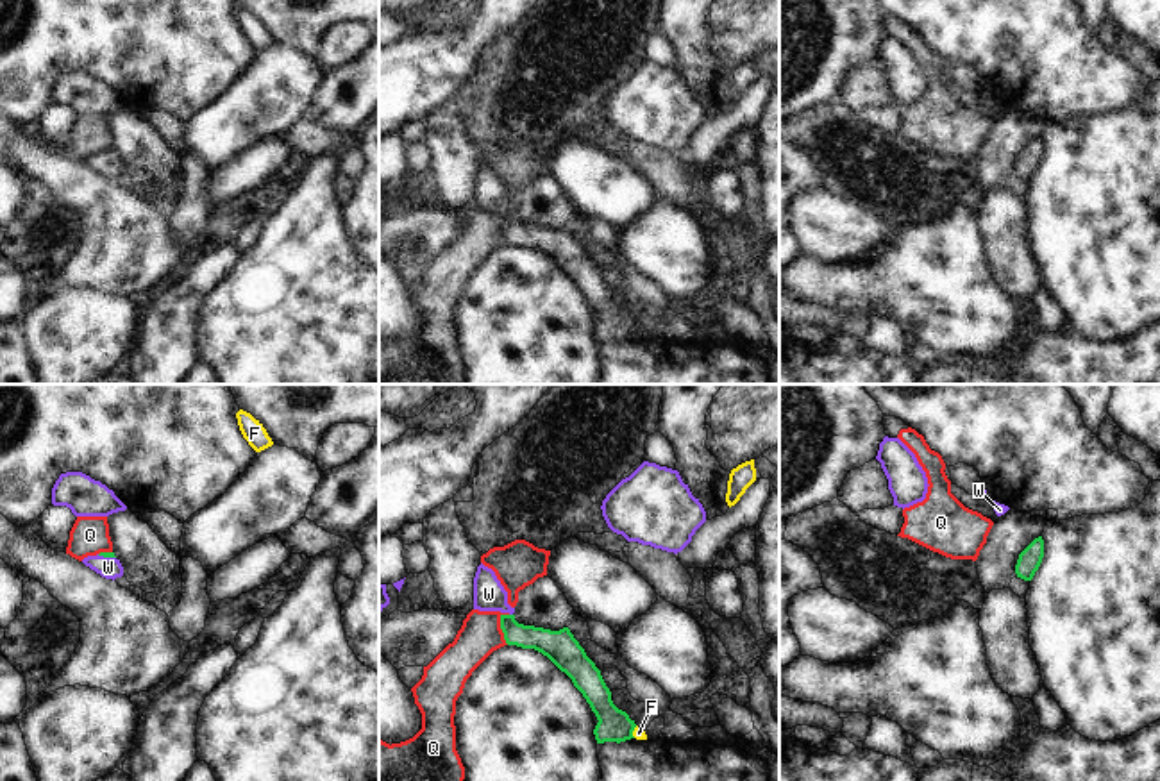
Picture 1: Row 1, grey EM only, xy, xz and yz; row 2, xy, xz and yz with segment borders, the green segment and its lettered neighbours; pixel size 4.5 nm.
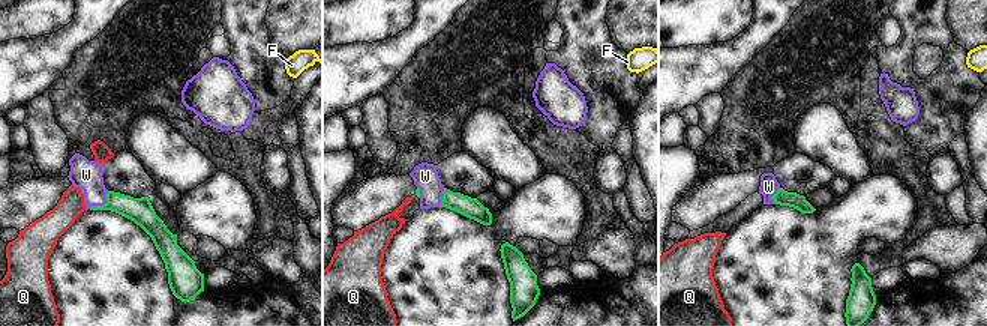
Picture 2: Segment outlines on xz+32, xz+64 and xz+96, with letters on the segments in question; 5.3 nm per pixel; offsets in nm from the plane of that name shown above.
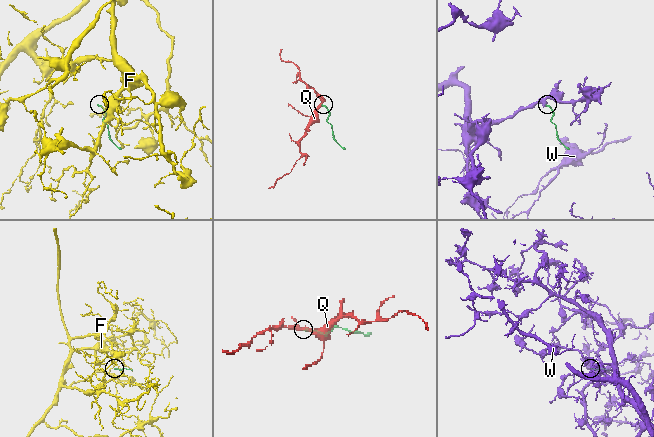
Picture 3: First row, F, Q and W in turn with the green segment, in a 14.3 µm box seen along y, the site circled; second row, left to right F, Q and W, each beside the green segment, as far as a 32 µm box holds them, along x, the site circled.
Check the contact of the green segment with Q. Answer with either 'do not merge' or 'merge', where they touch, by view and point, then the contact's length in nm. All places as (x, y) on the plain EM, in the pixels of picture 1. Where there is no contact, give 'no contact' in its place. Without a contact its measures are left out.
do not merge | xz (501, 227) | 150 nm

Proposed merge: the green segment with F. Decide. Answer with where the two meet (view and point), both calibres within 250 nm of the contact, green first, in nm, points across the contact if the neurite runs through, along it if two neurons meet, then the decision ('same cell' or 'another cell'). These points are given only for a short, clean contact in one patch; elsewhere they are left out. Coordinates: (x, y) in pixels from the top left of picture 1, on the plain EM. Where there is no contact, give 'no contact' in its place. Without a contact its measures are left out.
contact xz (633, 329); calibres 150 and 60 nm; border xz (637, 326), (633, 336); another cell

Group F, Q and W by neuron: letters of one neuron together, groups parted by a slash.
F / Q / W

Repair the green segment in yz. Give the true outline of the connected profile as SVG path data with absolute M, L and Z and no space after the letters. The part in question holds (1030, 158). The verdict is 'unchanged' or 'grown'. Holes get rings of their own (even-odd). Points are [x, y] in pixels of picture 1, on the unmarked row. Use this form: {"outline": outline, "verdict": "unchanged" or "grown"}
{"outline": "M1035 138L1021 154L1015 164L1017 177L1031 181L1044 157L1044 139Z", "verdict": "unchanged"}

